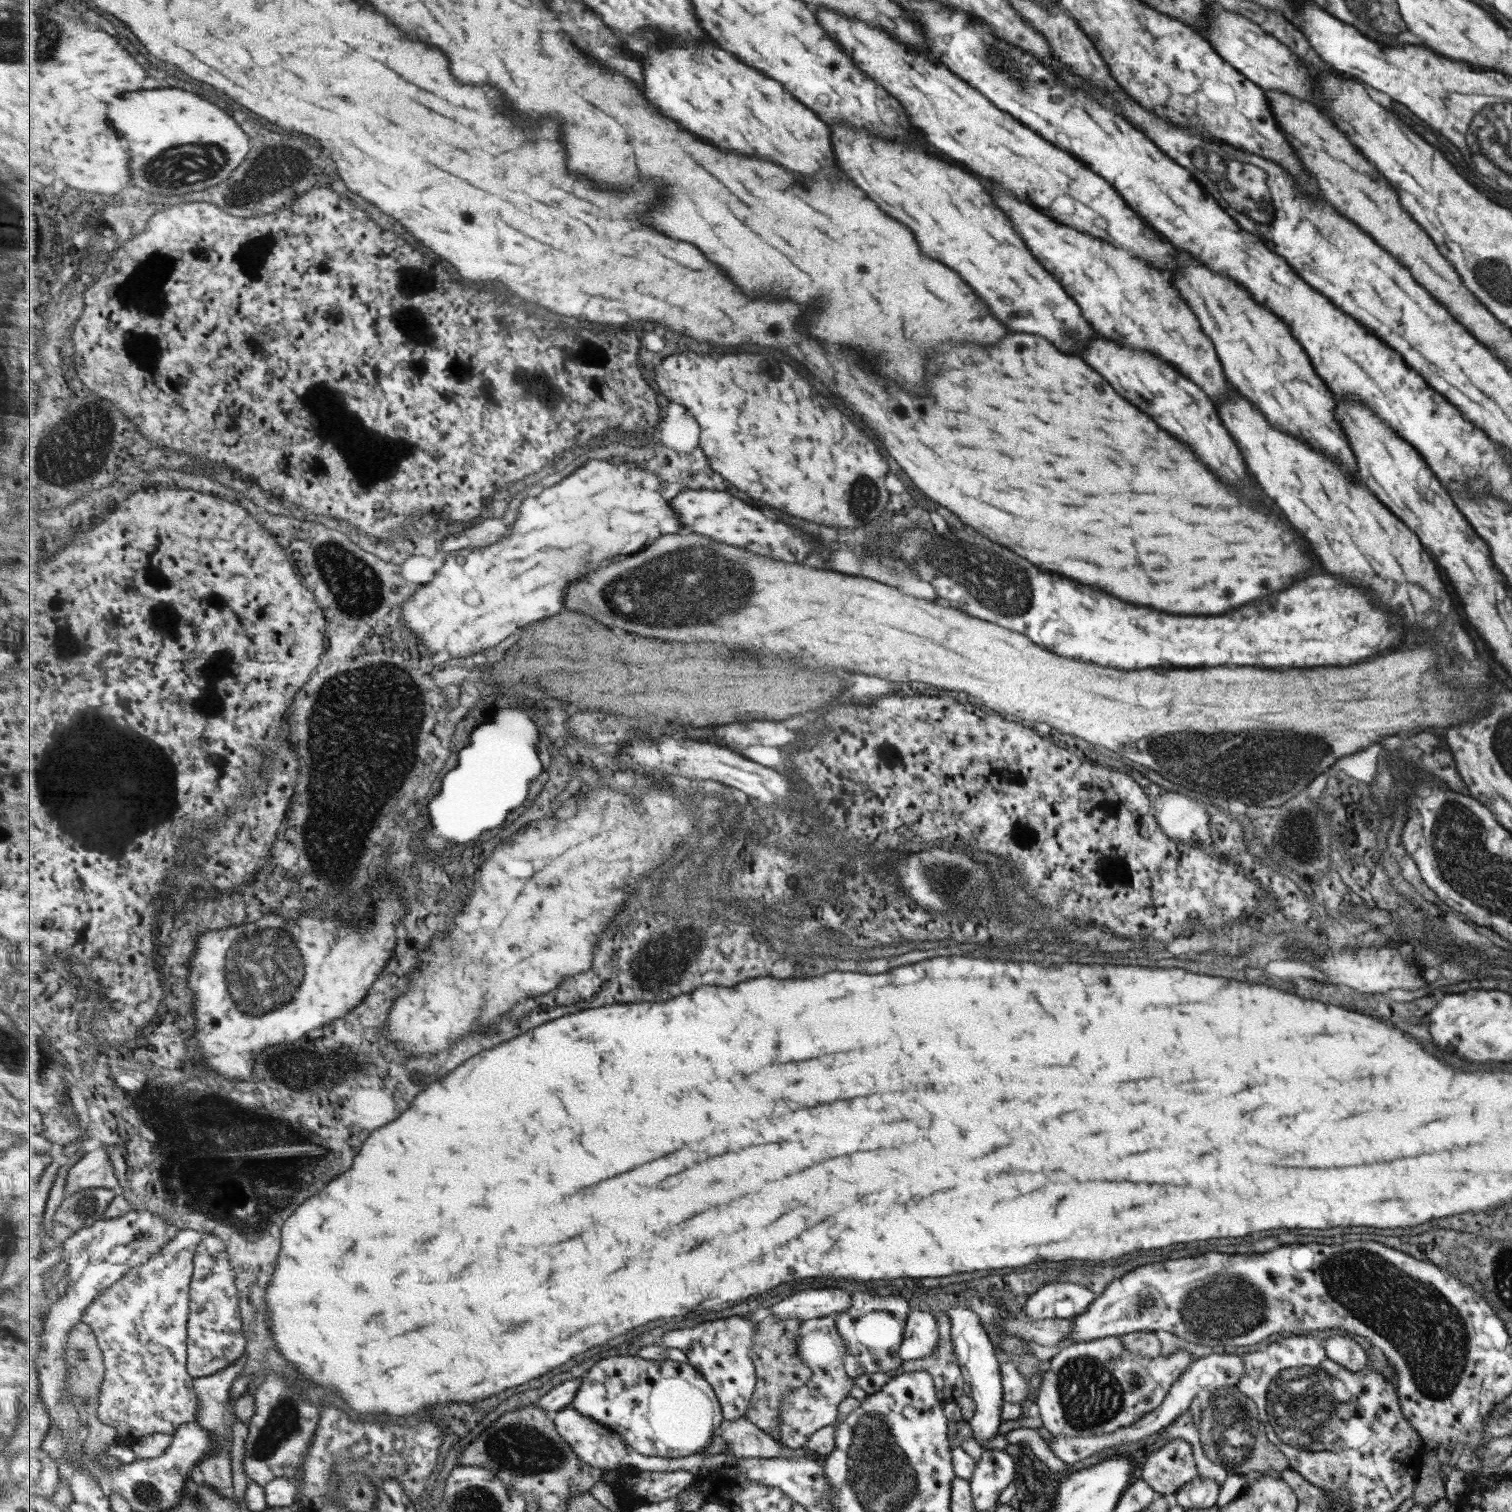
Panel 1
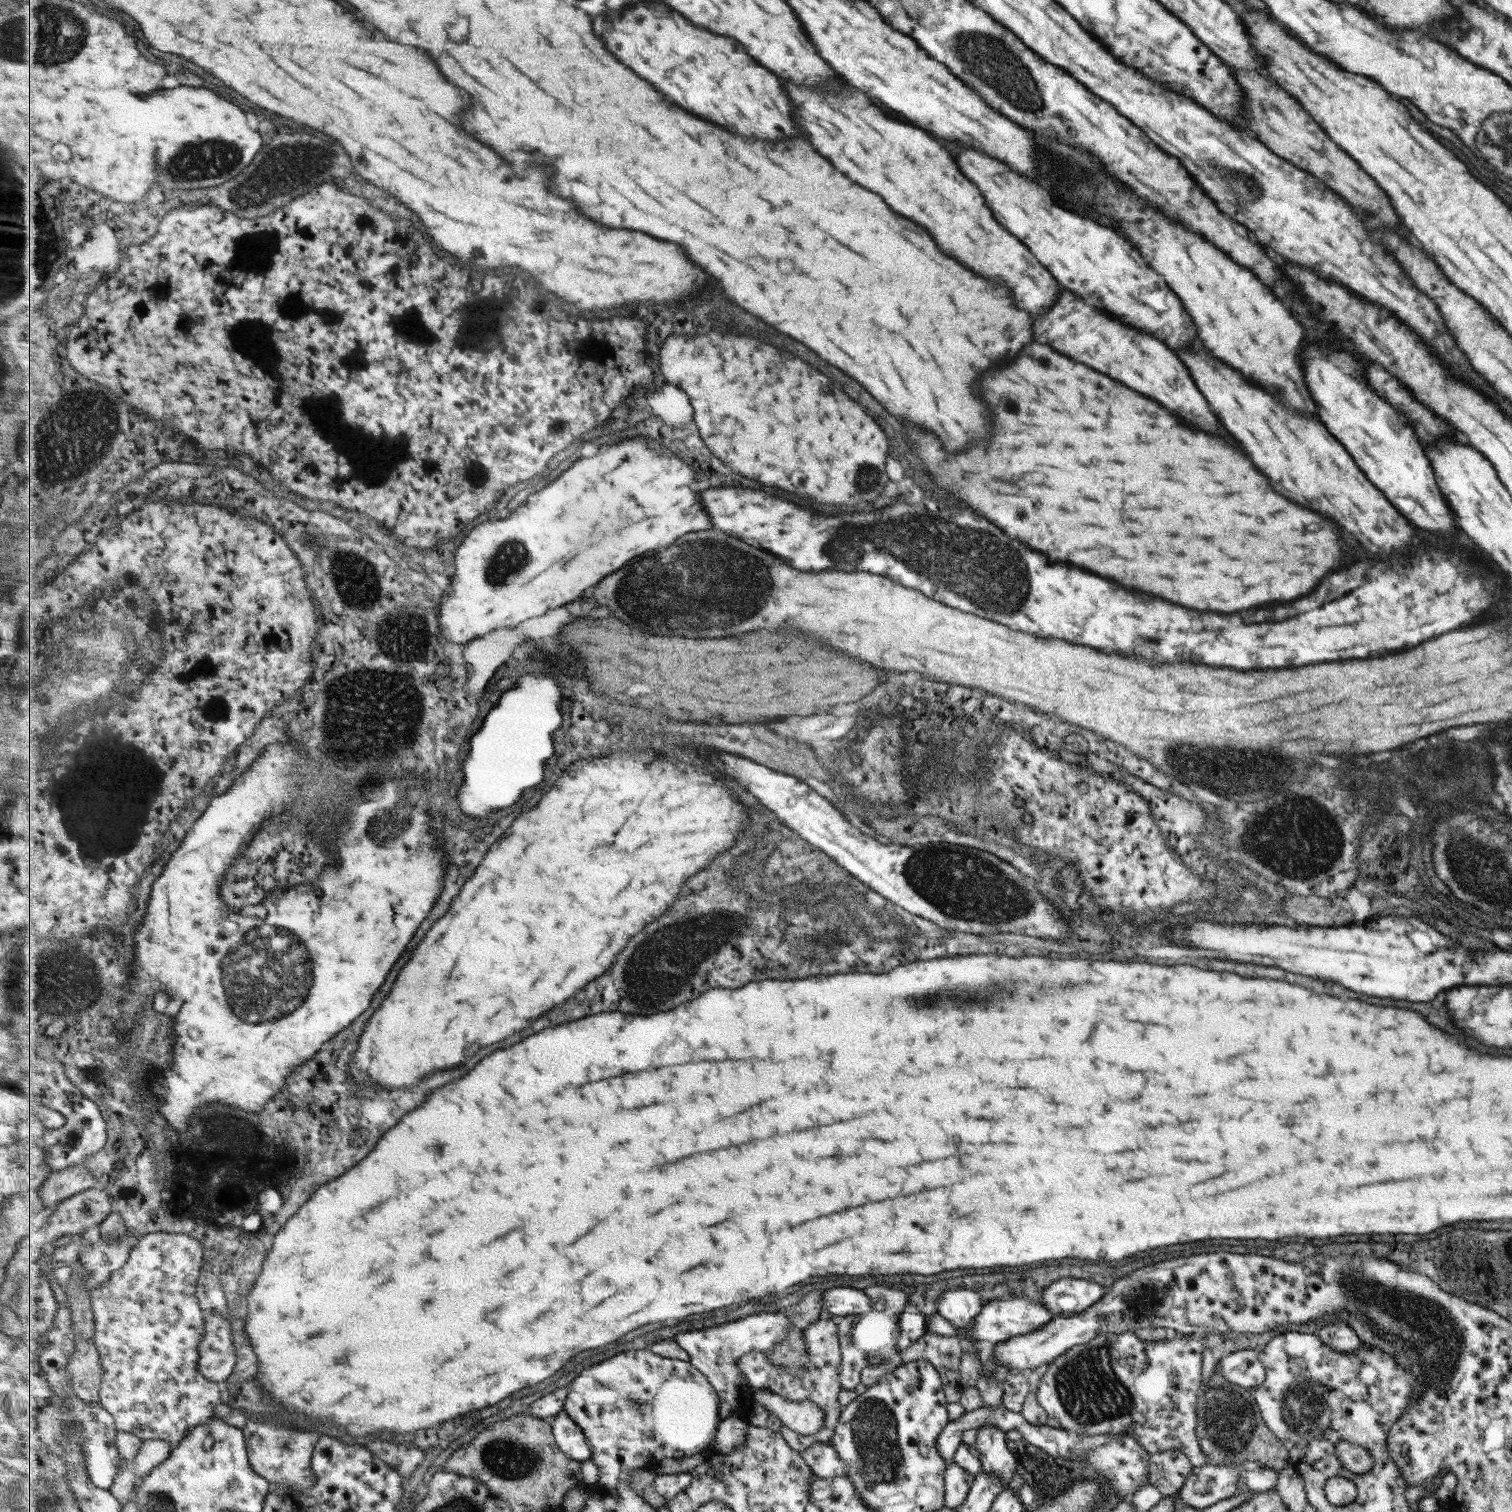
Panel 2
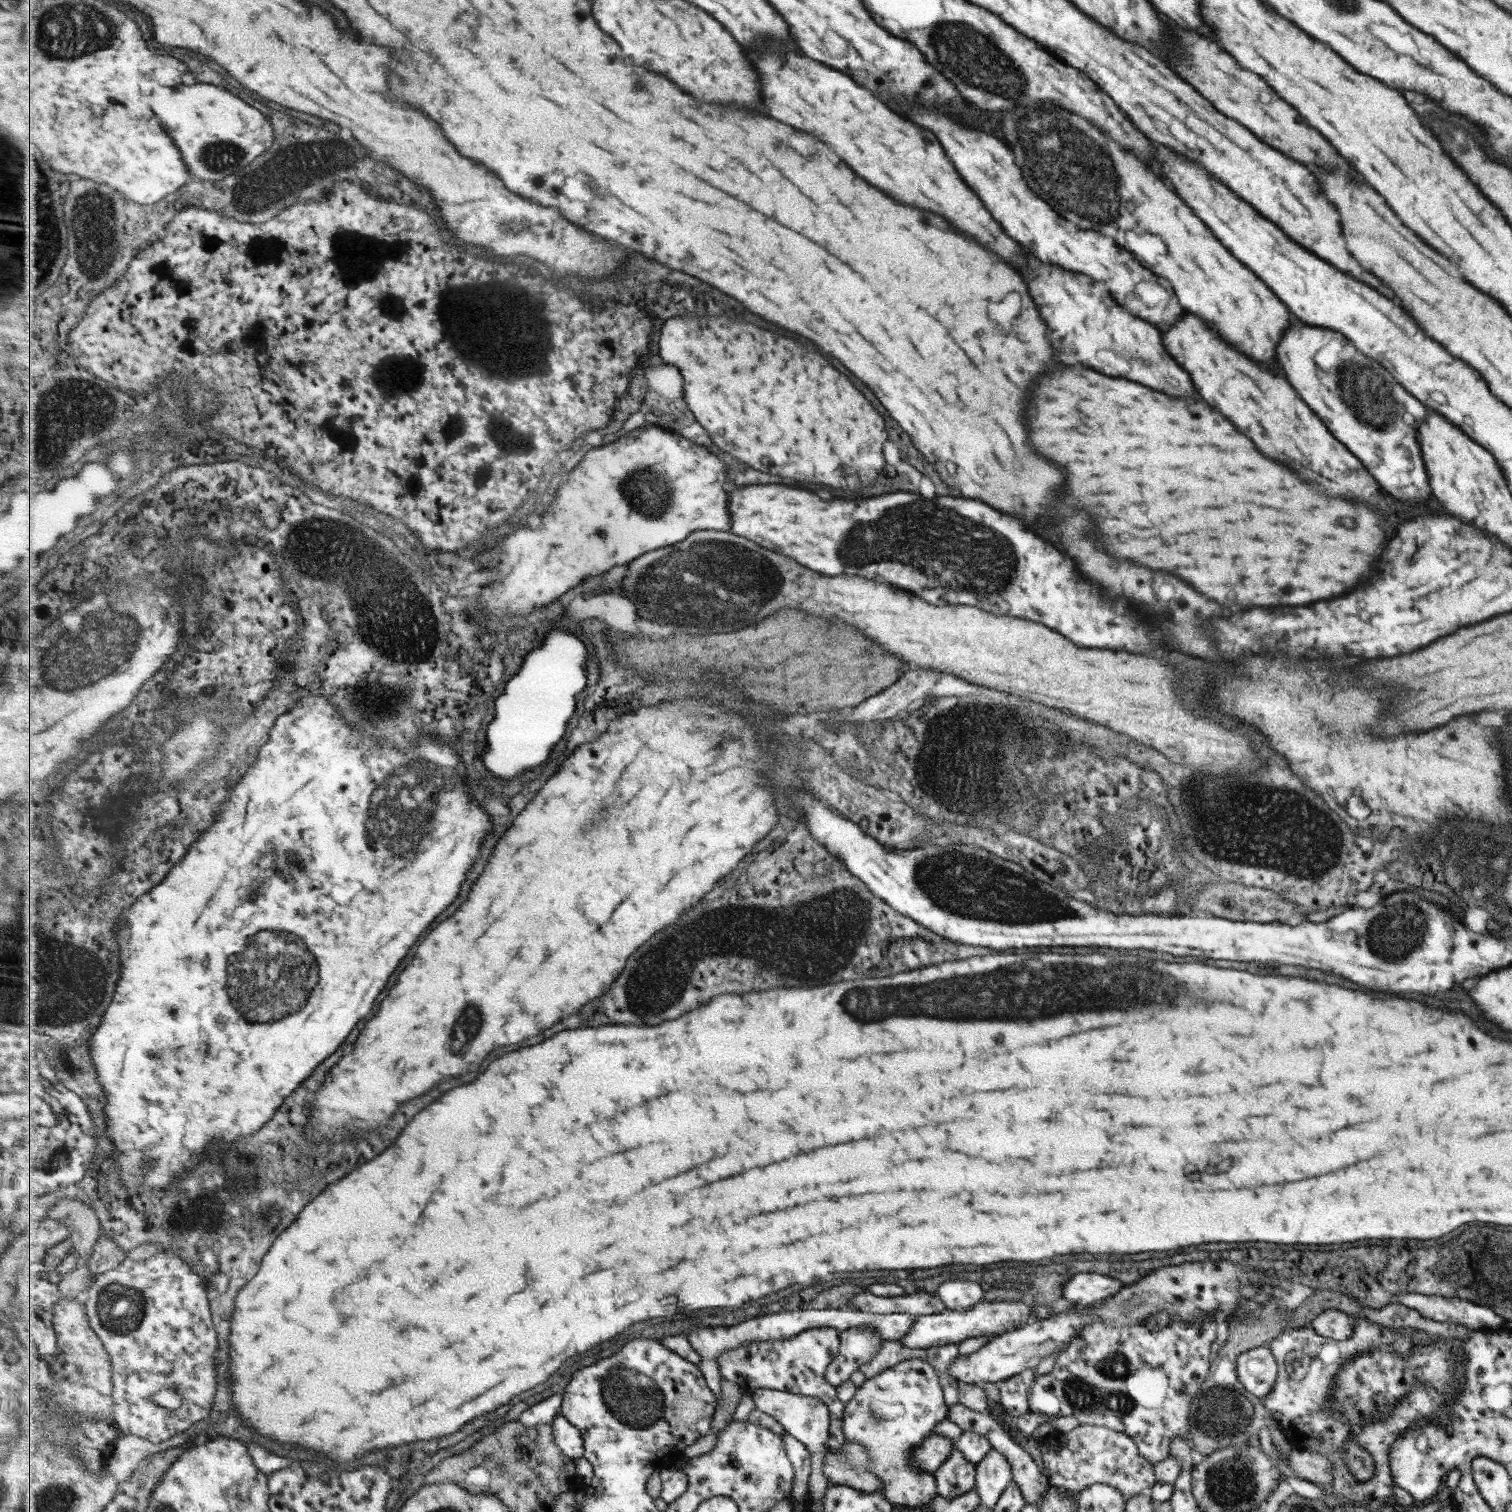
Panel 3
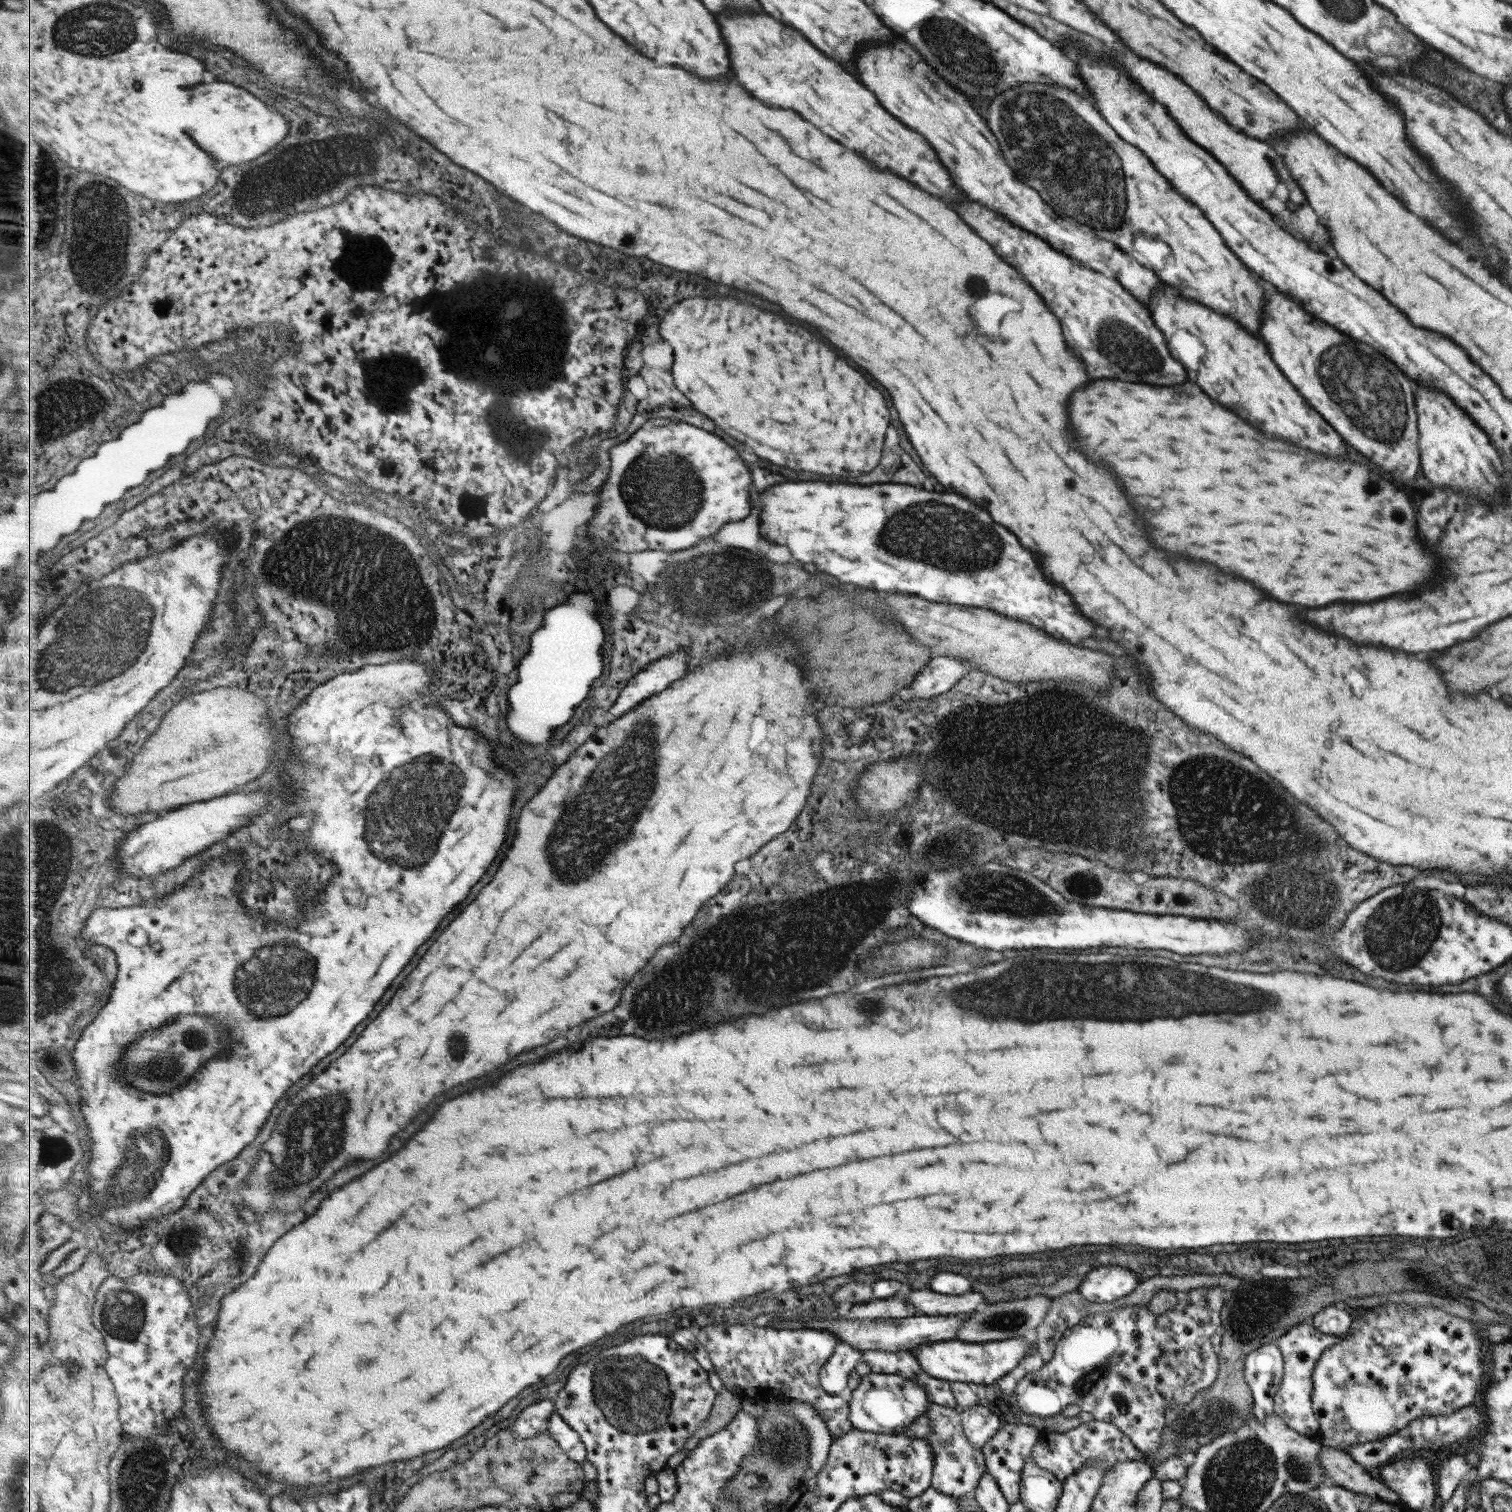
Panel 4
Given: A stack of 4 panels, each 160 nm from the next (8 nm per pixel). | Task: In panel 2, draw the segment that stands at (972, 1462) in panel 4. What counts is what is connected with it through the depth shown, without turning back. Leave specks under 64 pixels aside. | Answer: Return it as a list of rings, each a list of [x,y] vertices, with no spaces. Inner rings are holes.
[[[949,1461],[946,1463],[943,1478],[943,1504],[947,1508],[955,1509],[965,1501],[968,1488],[973,1482],[974,1475],[965,1472],[959,1465]]]

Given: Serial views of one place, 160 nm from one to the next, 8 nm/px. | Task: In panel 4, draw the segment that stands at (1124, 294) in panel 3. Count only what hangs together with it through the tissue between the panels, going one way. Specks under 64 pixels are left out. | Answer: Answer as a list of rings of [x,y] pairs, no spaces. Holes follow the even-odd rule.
[[[907,42],[871,44],[867,50],[861,50],[855,60],[857,76],[863,86],[875,94],[879,104],[891,116],[895,116],[899,122],[903,122],[907,128],[915,130],[929,142],[939,162],[951,174],[951,180],[959,186],[959,190],[967,194],[969,200],[983,204],[985,208],[1005,216],[1021,230],[1035,234],[1053,250],[1064,254],[1073,264],[1089,270],[1093,270],[1095,266],[1095,272],[1107,278],[1115,278],[1133,298],[1145,304],[1151,296],[1151,290],[1155,288],[1155,274],[1139,266],[1115,244],[1109,246],[1107,240],[1081,232],[1081,228],[1075,228],[1075,224],[1065,224],[1064,219],[1059,218],[1045,202],[1041,202],[1033,188],[1021,184],[1013,176],[1011,168],[1001,156],[997,140],[993,138],[981,116],[977,116],[975,110],[969,106],[965,96],[951,90],[939,76],[933,74],[931,68],[927,70],[927,76],[923,74],[921,78],[919,64],[919,54]]]

